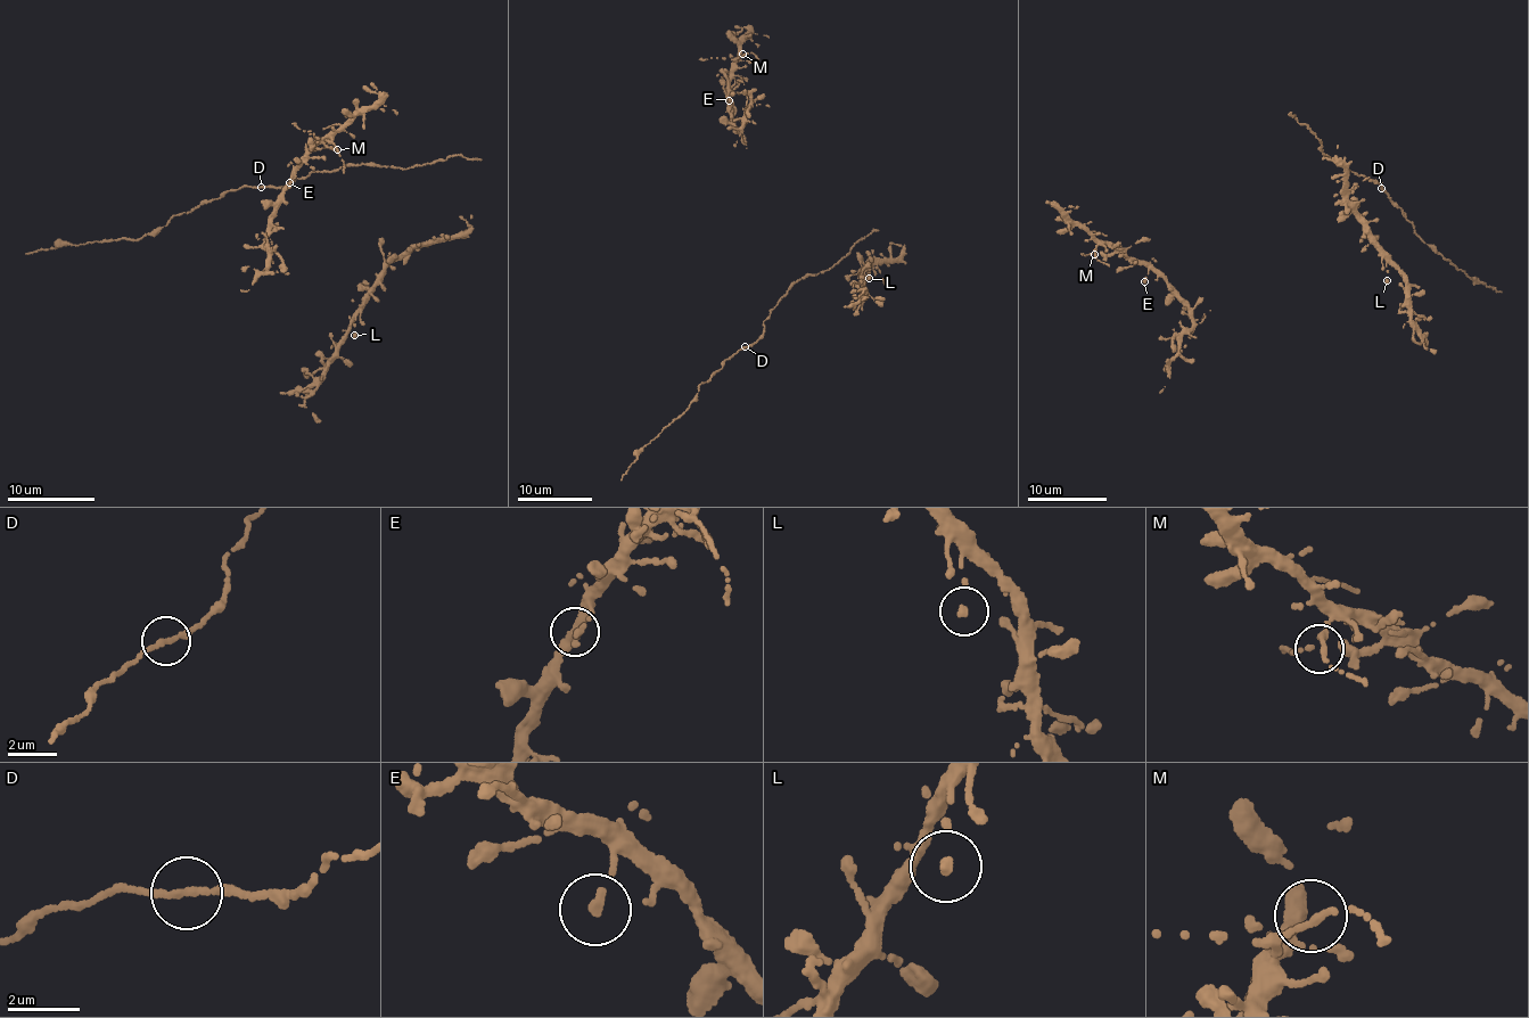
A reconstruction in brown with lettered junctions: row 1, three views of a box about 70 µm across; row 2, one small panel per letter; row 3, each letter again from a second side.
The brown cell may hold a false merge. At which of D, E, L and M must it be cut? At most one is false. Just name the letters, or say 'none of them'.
none of them

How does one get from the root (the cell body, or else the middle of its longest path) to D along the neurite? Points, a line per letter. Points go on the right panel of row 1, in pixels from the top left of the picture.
D: (1324, 157), (1375, 180), (1381, 187)

